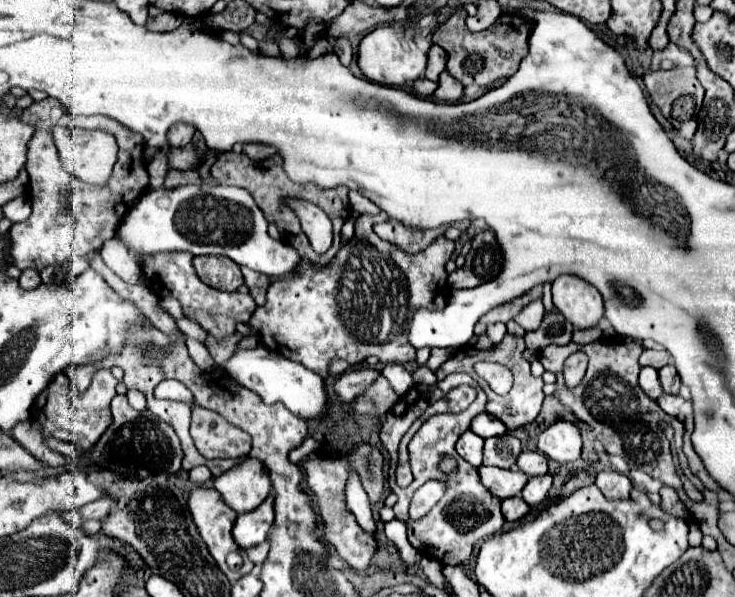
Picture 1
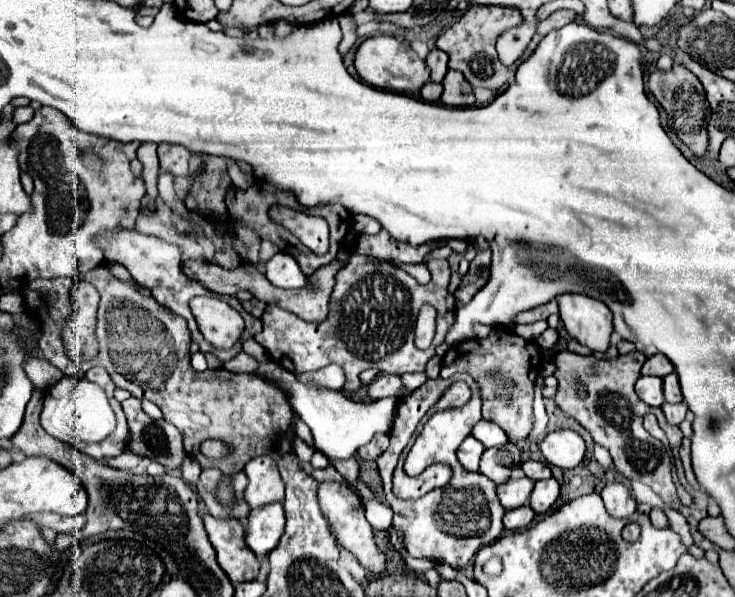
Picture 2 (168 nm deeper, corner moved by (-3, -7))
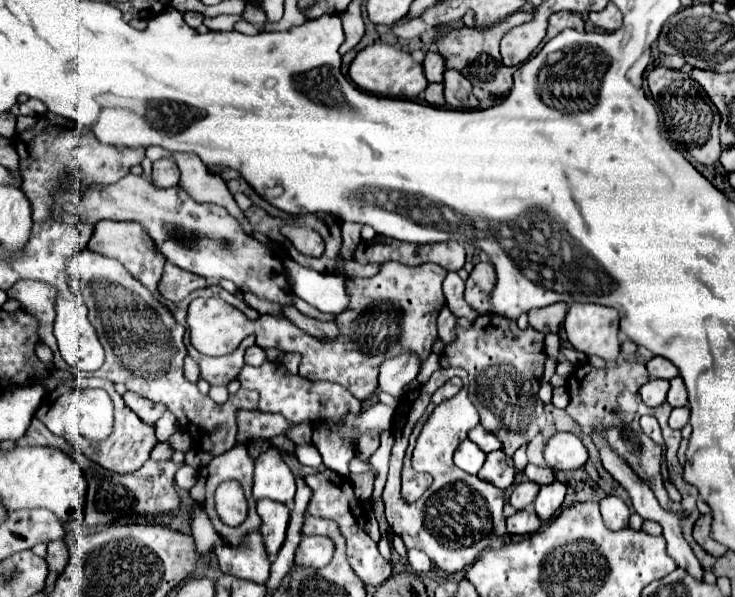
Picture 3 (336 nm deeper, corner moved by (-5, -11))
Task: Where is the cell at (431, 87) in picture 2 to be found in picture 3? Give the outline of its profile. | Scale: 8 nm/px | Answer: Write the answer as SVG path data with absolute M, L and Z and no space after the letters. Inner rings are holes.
M429 84L425 90L425 100L431 106L445 106L445 98L443 98L443 84Z

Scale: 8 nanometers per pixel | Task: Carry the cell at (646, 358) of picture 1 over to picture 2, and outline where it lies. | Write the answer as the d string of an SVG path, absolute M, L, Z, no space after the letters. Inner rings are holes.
M655 354L655 356L647 358L647 362L643 364L641 372L647 374L647 376L659 376L659 378L663 378L663 376L667 376L667 374L673 372L673 364L667 360L667 356Z

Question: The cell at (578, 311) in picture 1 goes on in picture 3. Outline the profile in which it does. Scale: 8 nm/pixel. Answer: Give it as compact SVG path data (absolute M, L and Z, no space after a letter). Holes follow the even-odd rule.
M571 304L567 318L565 318L565 332L571 346L587 356L599 356L605 362L613 362L619 356L619 314L615 308L597 306L597 304Z

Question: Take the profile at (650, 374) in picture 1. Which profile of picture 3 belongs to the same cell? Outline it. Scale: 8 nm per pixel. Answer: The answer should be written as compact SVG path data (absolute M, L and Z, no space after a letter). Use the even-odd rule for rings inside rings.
M649 380L647 384L641 386L639 394L641 394L641 400L647 406L655 408L655 406L661 406L665 402L667 390L669 390L669 382L667 380Z

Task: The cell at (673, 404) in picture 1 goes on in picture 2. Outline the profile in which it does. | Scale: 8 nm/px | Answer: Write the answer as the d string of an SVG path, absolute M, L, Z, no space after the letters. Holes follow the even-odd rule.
M679 402L679 404L663 404L661 406L665 412L665 418L669 424L681 424L685 420L685 412L687 412L687 404Z

